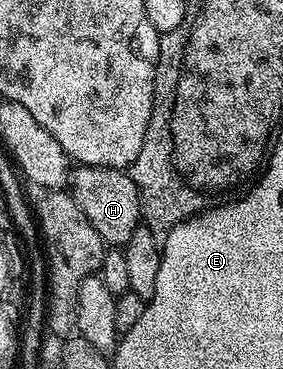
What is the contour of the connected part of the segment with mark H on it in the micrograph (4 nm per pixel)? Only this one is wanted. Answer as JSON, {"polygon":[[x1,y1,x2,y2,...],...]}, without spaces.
{"polygon":[[82,164,71,169,70,191,78,202,82,214,98,230,105,245,123,246,130,242,130,234,141,227,141,199,140,191,131,175,123,168,95,168,89,164]]}

